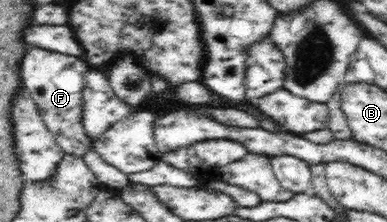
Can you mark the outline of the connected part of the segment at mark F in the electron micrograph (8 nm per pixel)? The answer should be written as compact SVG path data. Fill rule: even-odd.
M32 48L22 62L22 80L28 93L32 95L32 101L37 104L46 128L52 132L58 146L62 148L65 154L83 157L86 152L93 148L93 140L88 137L88 133L84 131L84 123L82 123L83 100L82 90L84 90L86 72L88 72L88 64L82 62L78 56L68 56L59 52L46 52L42 48Z

